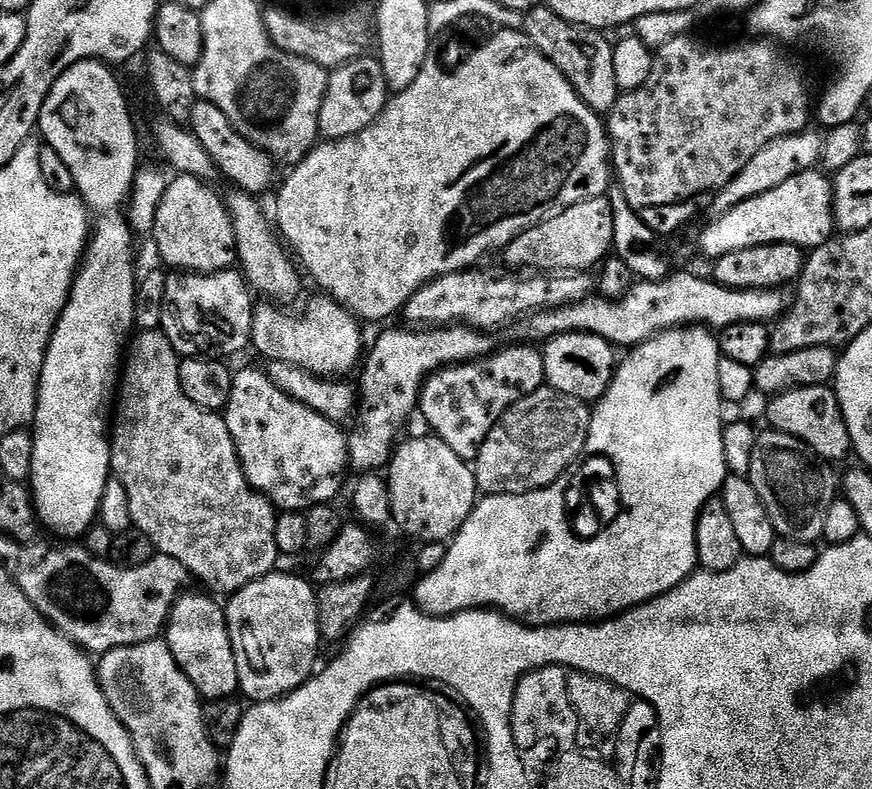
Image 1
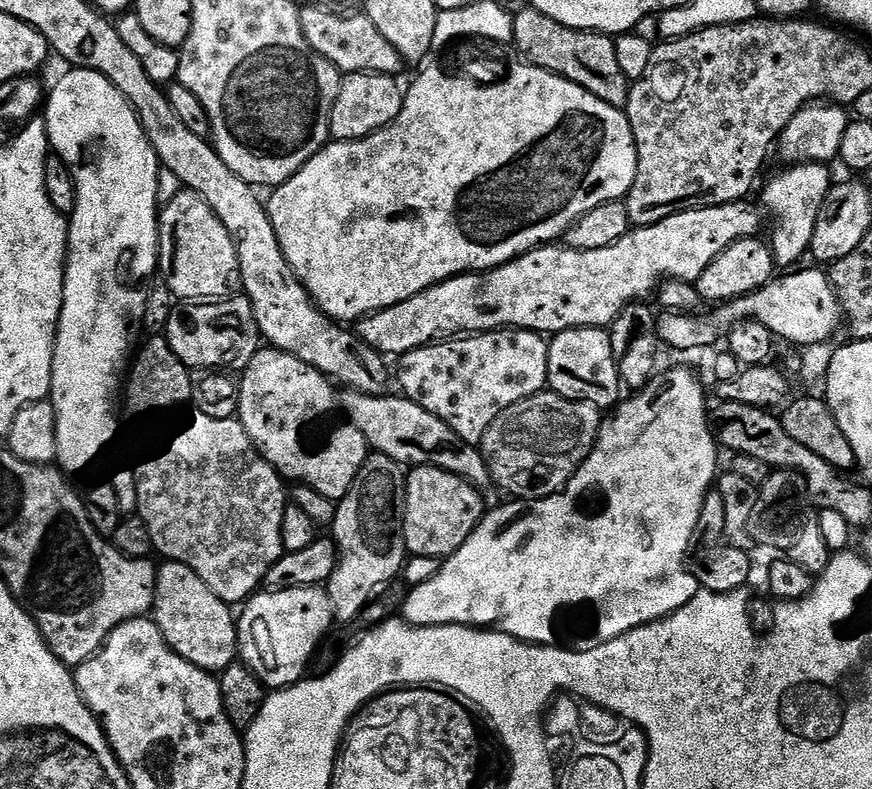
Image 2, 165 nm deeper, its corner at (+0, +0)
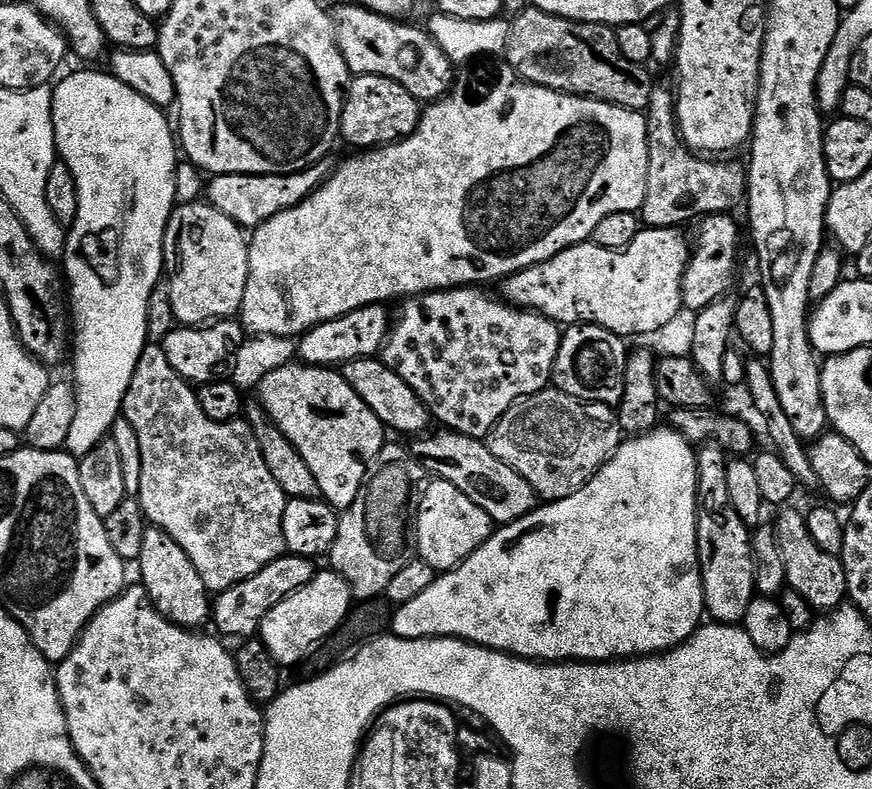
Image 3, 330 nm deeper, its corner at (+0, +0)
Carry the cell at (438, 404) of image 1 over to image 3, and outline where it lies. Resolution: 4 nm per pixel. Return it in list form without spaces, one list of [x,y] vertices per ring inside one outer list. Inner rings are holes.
[[[465,286],[462,288],[450,288],[438,292],[426,292],[423,296],[408,298],[399,305],[400,321],[391,325],[388,333],[388,340],[384,343],[382,349],[382,359],[388,368],[393,368],[398,375],[406,382],[406,386],[410,386],[410,390],[414,390],[414,394],[418,394],[418,398],[427,406],[429,412],[437,421],[440,420],[445,429],[461,432],[464,436],[475,436],[477,438],[487,437],[494,425],[502,418],[502,414],[506,414],[506,410],[510,410],[510,406],[514,406],[514,402],[518,402],[527,396],[533,396],[535,392],[543,392],[545,388],[552,384],[552,371],[554,370],[554,362],[558,358],[558,350],[560,349],[560,338],[562,335],[561,325],[555,324],[553,320],[548,320],[544,316],[538,315],[536,312],[529,312],[519,308],[513,308],[510,304],[505,304],[499,299],[491,300],[487,296],[485,289],[480,286]]]

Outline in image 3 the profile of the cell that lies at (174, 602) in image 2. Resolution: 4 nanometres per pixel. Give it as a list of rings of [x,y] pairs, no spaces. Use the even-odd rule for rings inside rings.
[[[151,526],[146,530],[146,538],[142,541],[142,554],[138,561],[140,567],[139,583],[148,591],[148,597],[152,604],[170,623],[176,624],[179,628],[189,630],[203,629],[203,624],[209,623],[213,597],[208,591],[206,582],[202,582],[202,574],[194,570],[194,562],[186,558],[186,550],[170,538],[160,528]]]

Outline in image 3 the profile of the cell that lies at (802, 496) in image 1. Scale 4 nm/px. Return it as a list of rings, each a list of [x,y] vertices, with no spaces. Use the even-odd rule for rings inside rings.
[[[792,506],[785,507],[784,512],[774,523],[778,554],[782,554],[784,578],[787,587],[792,588],[812,607],[813,613],[827,614],[845,603],[848,594],[846,570],[840,556],[831,556],[818,550],[818,542],[810,538],[808,522],[803,511],[795,512]]]

